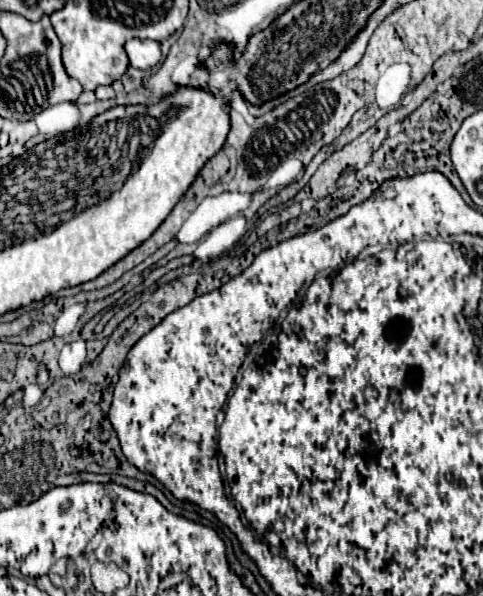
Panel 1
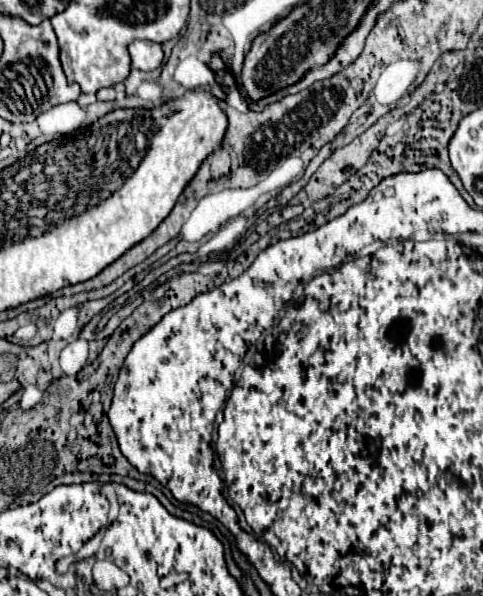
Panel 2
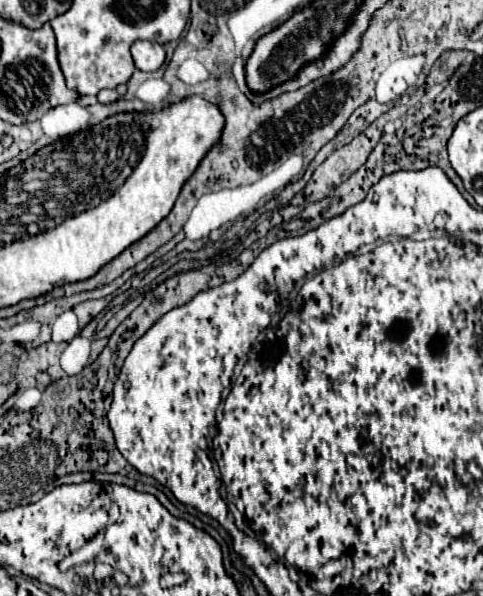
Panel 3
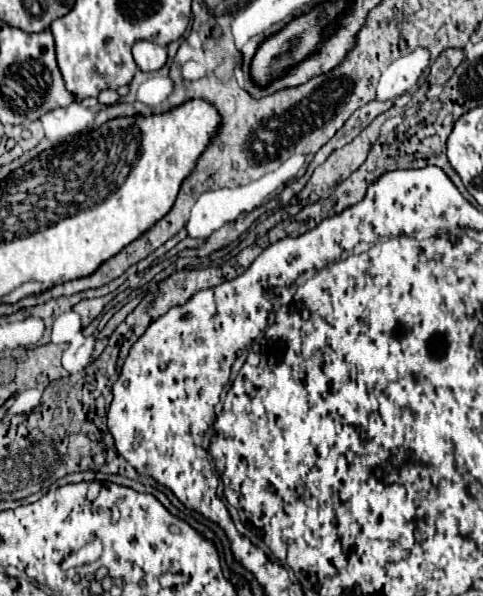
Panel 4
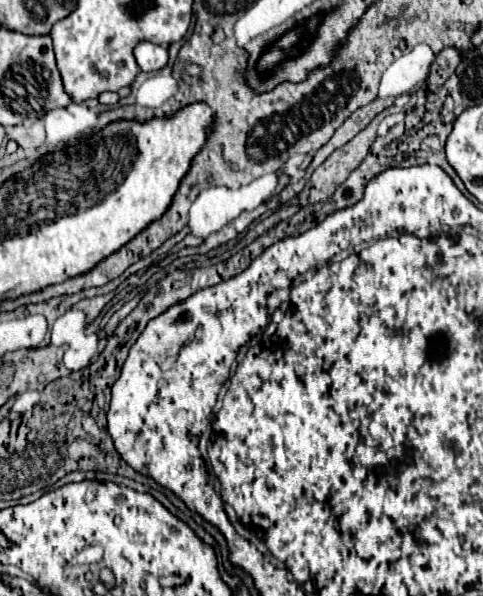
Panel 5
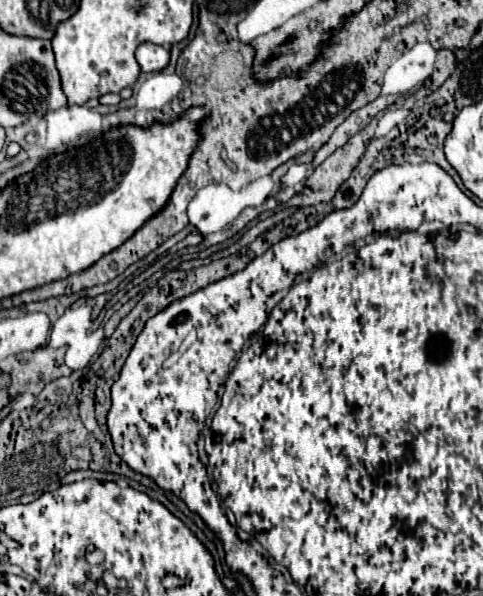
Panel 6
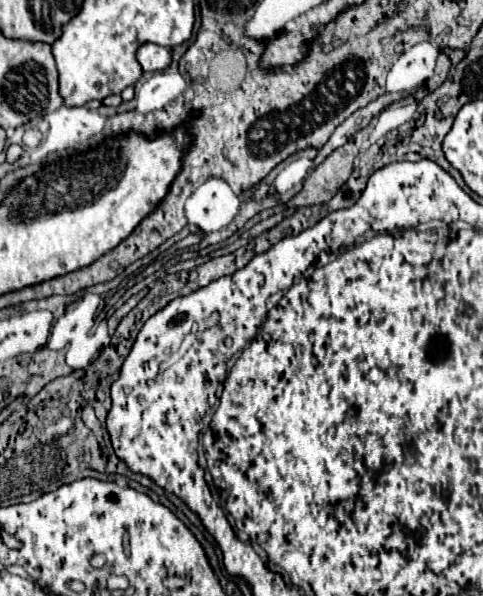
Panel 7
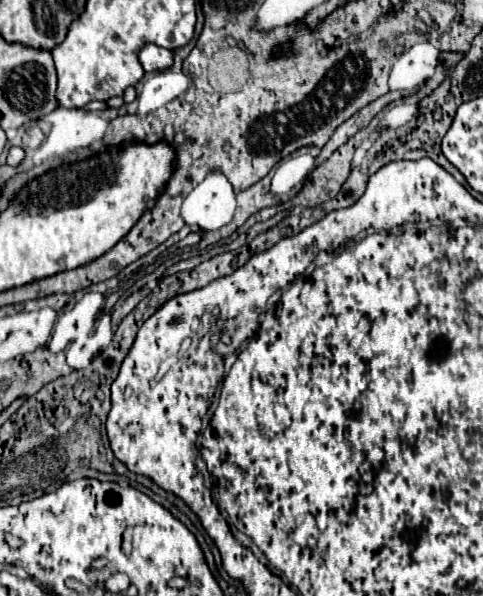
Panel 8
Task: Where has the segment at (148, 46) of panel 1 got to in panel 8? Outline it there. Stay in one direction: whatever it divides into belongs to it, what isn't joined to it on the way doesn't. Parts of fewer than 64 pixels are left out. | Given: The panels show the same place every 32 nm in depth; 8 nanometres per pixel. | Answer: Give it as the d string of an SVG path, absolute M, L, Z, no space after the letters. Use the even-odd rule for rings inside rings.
M146 44L140 54L140 64L146 72L160 72L172 66L172 52L168 48L160 48L156 44Z

